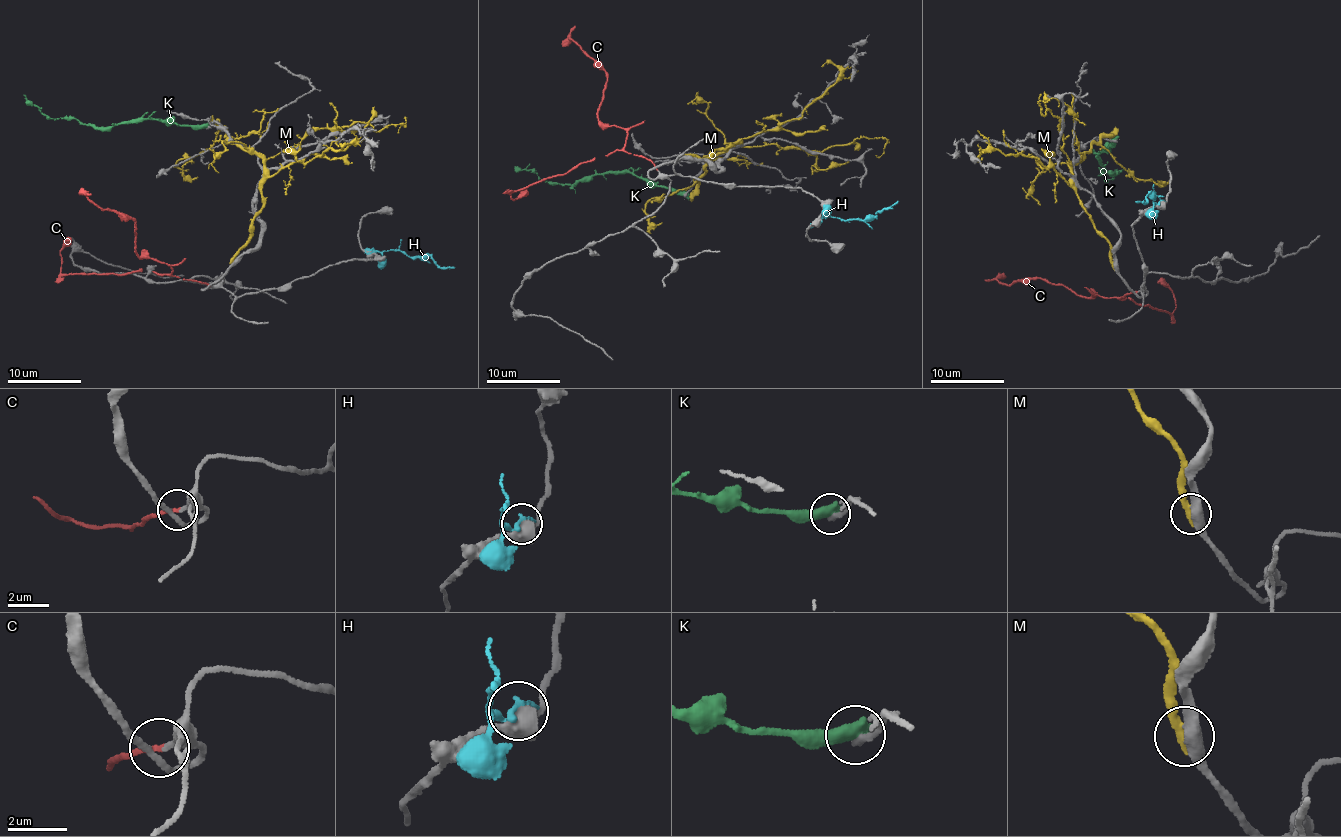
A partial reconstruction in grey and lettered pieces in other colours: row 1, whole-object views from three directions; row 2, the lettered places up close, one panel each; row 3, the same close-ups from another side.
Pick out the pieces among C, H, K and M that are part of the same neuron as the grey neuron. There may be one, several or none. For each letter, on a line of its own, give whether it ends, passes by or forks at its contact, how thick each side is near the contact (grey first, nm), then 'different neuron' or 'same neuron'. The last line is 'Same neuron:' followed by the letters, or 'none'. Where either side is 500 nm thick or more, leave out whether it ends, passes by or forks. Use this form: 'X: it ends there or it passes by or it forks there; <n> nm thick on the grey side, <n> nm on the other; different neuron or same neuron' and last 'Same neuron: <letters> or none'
C: it ends there; 190 nm thick on the grey side, 180 nm on the other; same neuron
H: 500 nm thick on the grey side, 320 nm on the other; different neuron
K: 280 nm thick on the grey side, 650 nm on the other; different neuron
M: it ends there; 440 nm thick on the grey side, 400 nm on the other; different neuron
Same neuron: C

